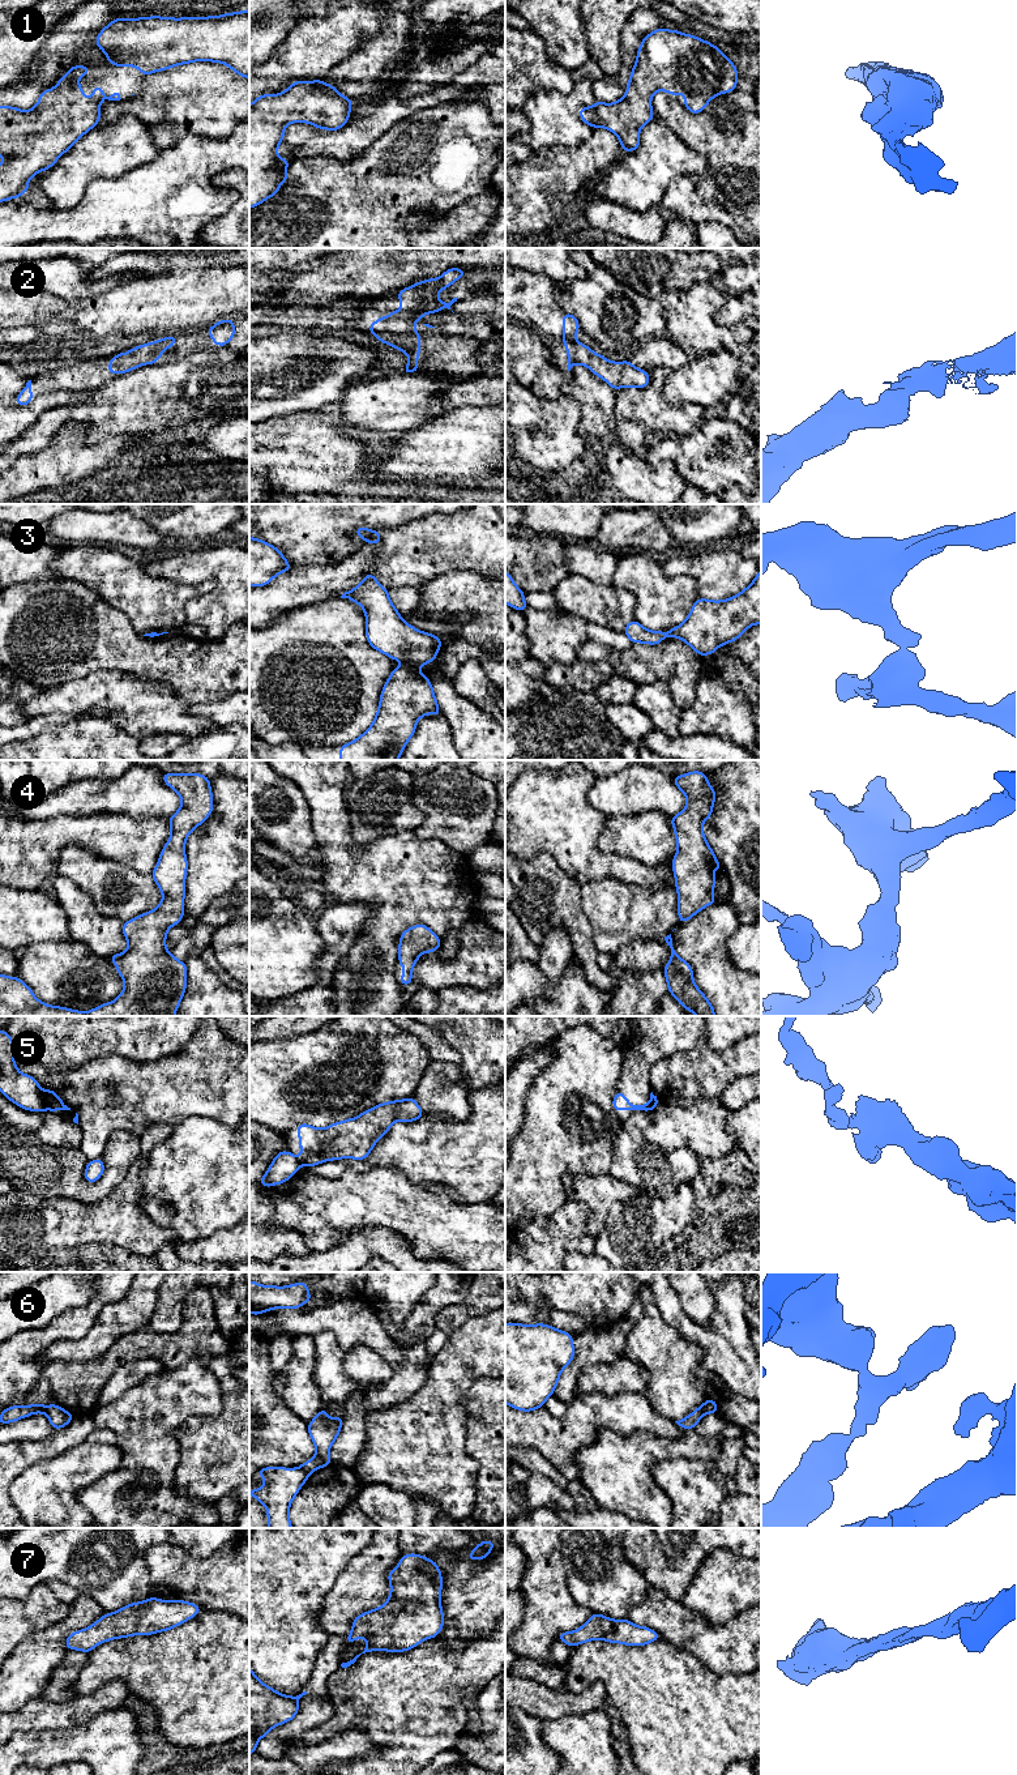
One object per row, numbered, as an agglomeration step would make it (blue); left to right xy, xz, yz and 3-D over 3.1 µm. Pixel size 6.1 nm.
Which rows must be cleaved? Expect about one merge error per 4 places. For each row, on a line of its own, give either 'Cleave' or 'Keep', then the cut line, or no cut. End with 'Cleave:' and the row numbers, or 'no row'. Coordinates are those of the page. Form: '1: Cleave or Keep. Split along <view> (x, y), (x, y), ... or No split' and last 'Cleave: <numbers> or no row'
1: Keep. No split
2: Keep. No split
3: Cleave. Split along xz (407, 665), (410, 666)
4: Keep. No split
5: Cleave. Split along xy (42, 1092), (45, 1108)
6: Cleave. Split along xz (300, 1466), (308, 1473)
7: Keep. No split
Cleave: 3, 5, 6

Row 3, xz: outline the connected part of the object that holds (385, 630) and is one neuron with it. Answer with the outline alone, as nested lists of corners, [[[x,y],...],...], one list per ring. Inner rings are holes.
[[[366,573],[364,580],[360,581],[352,590],[345,592],[341,598],[347,598],[356,602],[366,614],[366,636],[368,644],[388,656],[392,660],[398,660],[407,666],[424,666],[436,660],[439,649],[443,647],[441,639],[419,631],[414,626],[406,623],[398,610],[389,598],[388,589],[385,589],[373,576]]]

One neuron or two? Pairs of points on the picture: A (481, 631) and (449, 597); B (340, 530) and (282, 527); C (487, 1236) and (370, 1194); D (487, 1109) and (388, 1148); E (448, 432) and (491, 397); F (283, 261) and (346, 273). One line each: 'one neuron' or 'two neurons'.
A: one neuron
B: one neuron
C: one neuron
D: one neuron
E: two neurons
F: two neurons

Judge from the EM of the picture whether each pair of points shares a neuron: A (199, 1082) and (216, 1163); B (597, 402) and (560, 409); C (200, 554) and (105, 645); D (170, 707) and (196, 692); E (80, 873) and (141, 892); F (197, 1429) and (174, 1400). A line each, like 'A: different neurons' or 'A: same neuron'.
A: different neurons
B: different neurons
C: different neurons
D: different neurons
E: same neuron
F: different neurons

